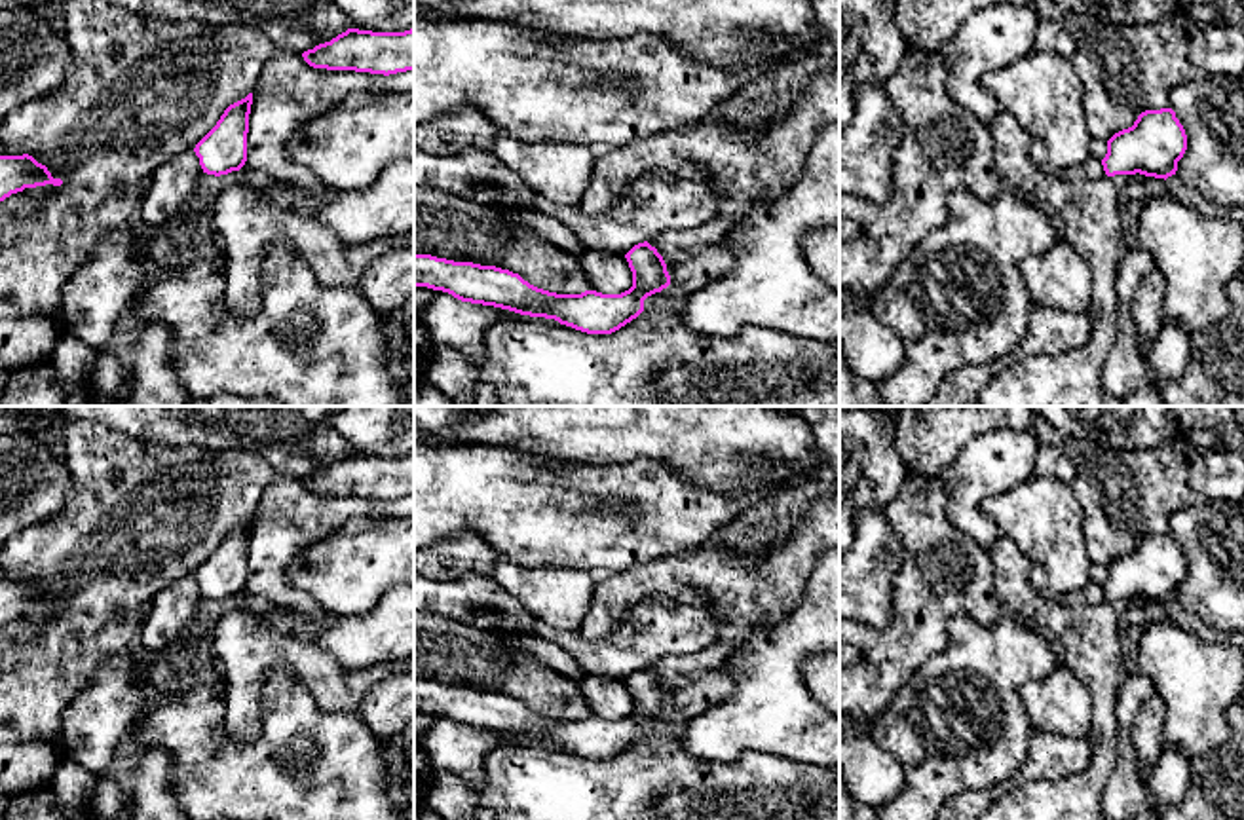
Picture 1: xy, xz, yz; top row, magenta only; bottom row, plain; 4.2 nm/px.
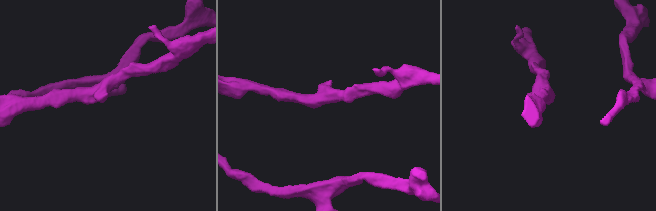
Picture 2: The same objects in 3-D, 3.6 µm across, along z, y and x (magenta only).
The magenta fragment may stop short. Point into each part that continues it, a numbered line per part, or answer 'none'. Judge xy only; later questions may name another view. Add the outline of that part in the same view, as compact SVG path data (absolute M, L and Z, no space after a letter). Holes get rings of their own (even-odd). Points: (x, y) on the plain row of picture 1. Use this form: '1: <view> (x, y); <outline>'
none

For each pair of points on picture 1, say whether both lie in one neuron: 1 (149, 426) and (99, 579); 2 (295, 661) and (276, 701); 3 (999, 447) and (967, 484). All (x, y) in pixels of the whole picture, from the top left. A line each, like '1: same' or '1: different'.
1: different
2: different
3: same

